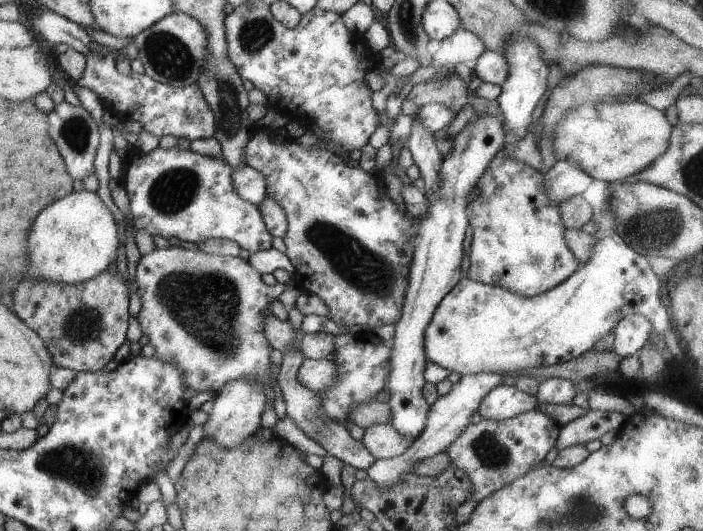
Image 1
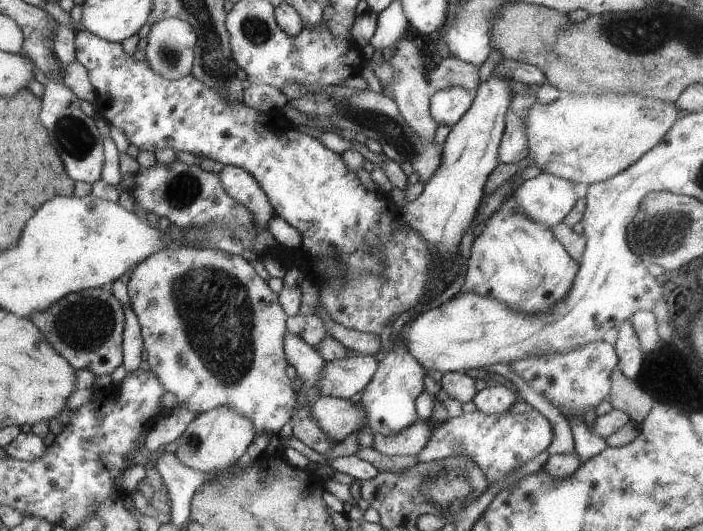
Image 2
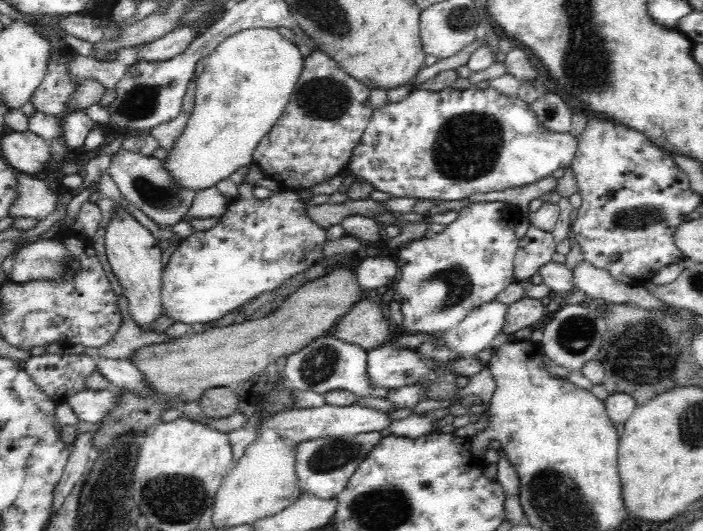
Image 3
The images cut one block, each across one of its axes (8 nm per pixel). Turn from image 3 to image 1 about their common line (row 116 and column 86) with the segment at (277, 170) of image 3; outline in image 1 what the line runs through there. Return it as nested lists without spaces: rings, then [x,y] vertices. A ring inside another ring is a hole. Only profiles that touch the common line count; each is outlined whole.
[[[108,269],[102,270],[94,277],[77,284],[55,284],[49,281],[38,283],[25,279],[16,286],[10,297],[11,310],[21,322],[33,329],[41,338],[46,351],[50,354],[52,364],[56,367],[69,368],[75,373],[102,369],[125,340],[125,332],[129,326],[127,319],[130,316],[128,288],[117,270],[114,270],[114,273]]]

